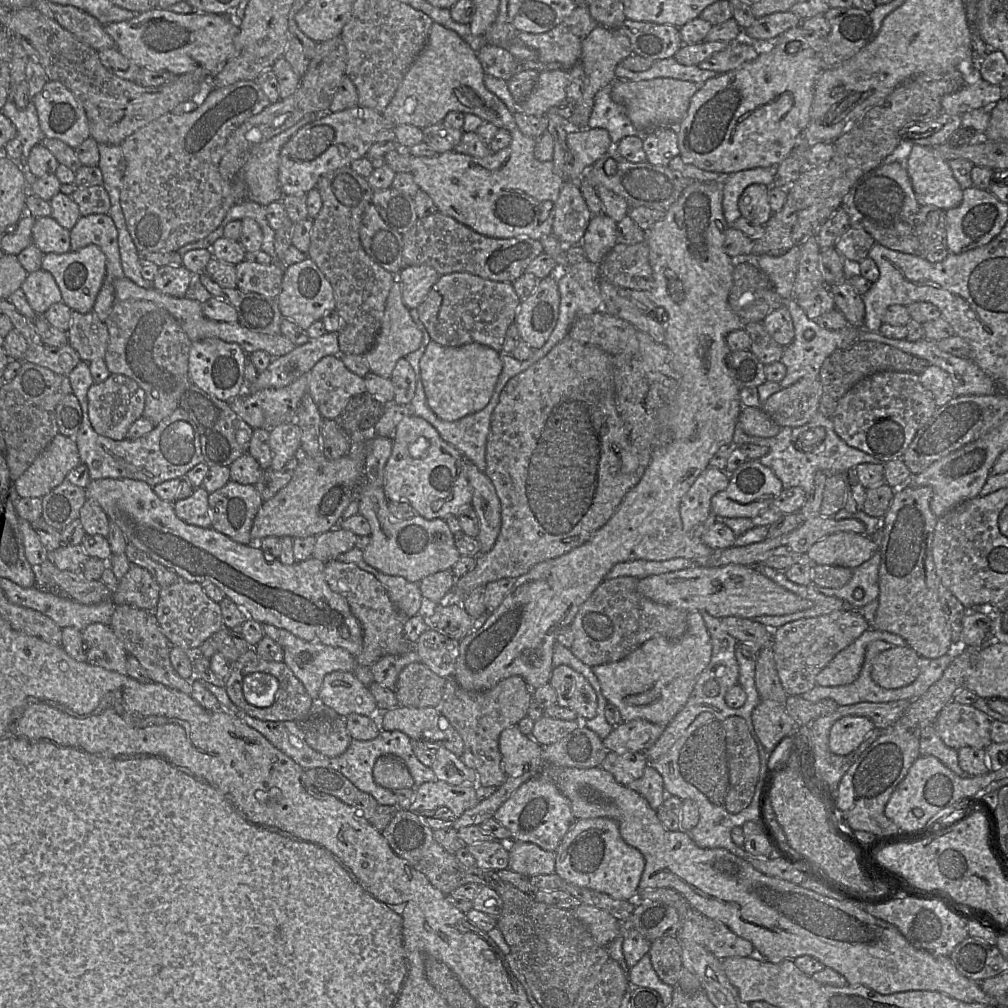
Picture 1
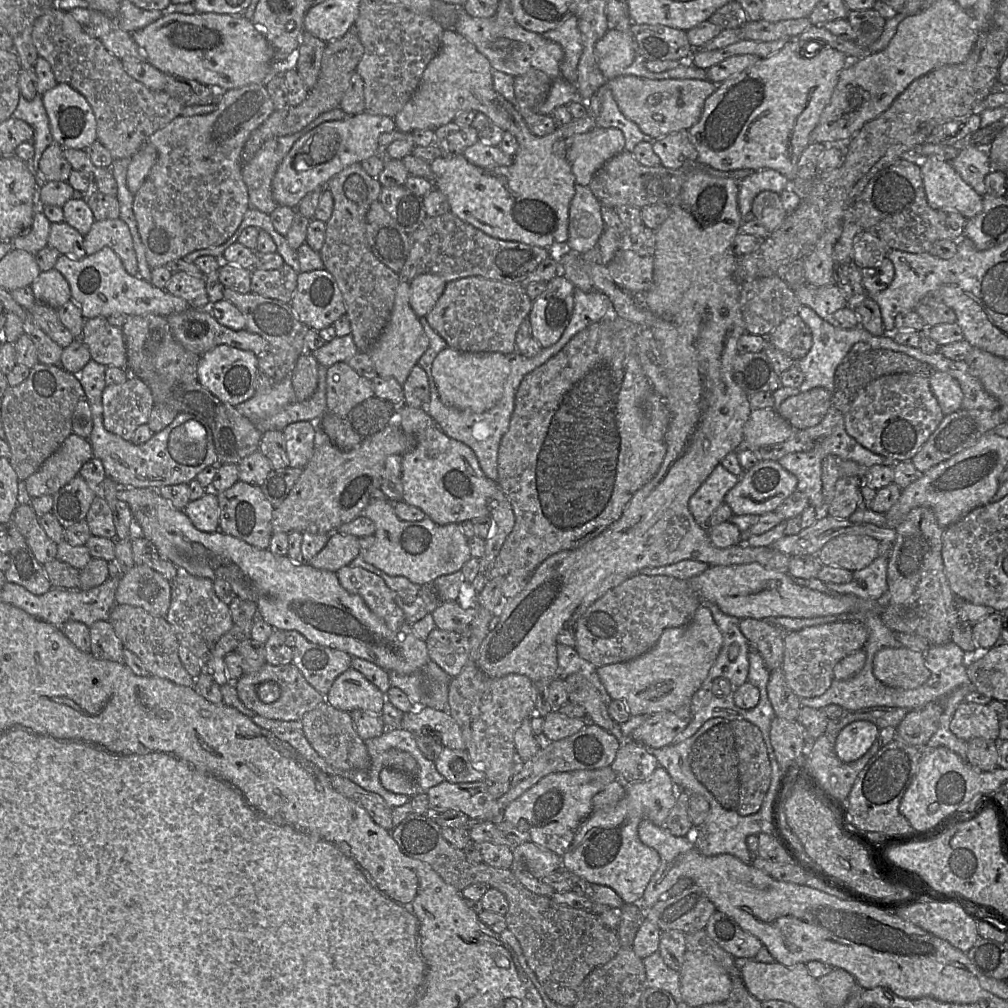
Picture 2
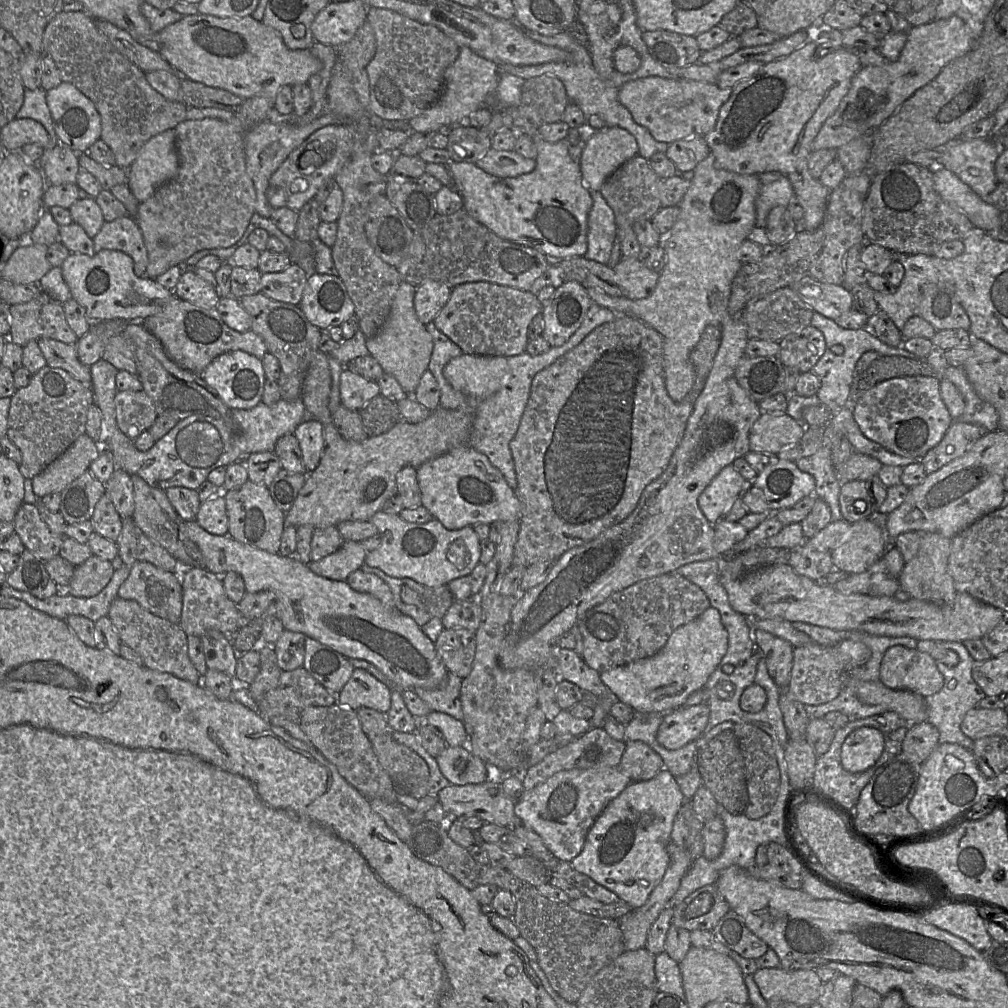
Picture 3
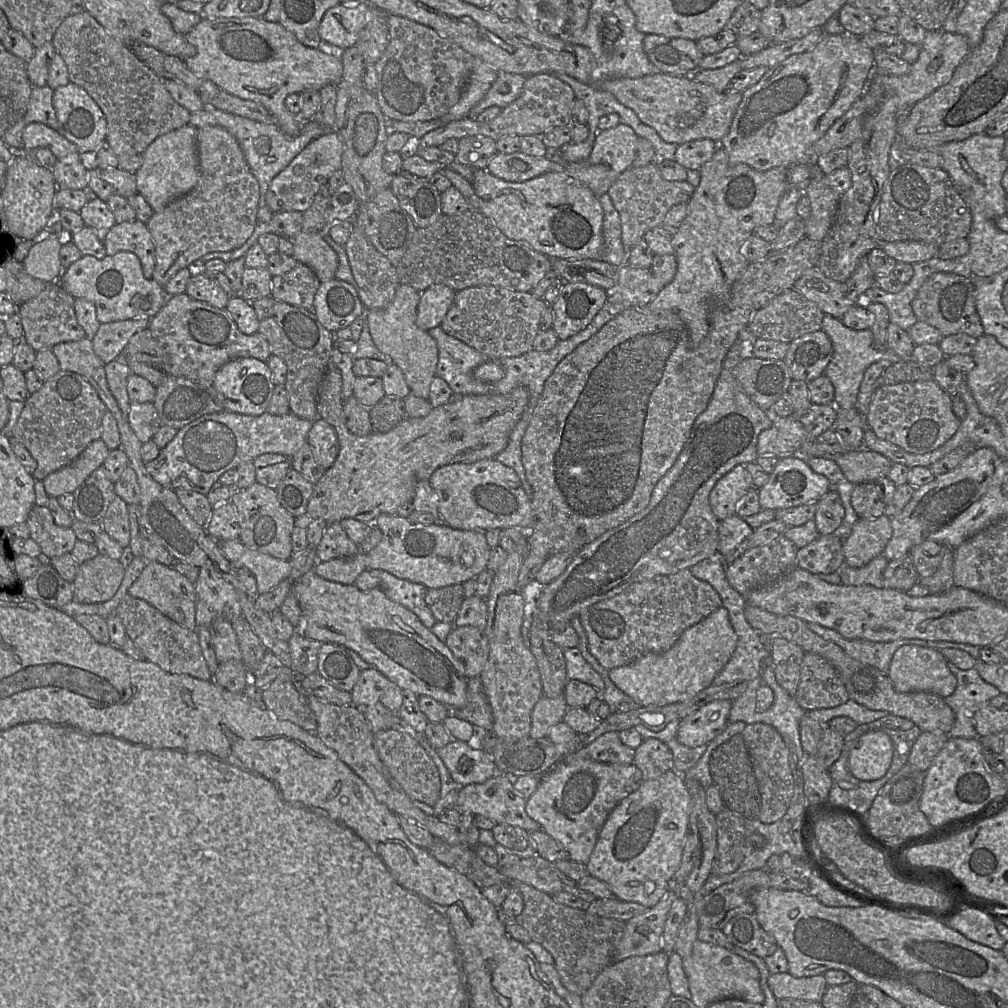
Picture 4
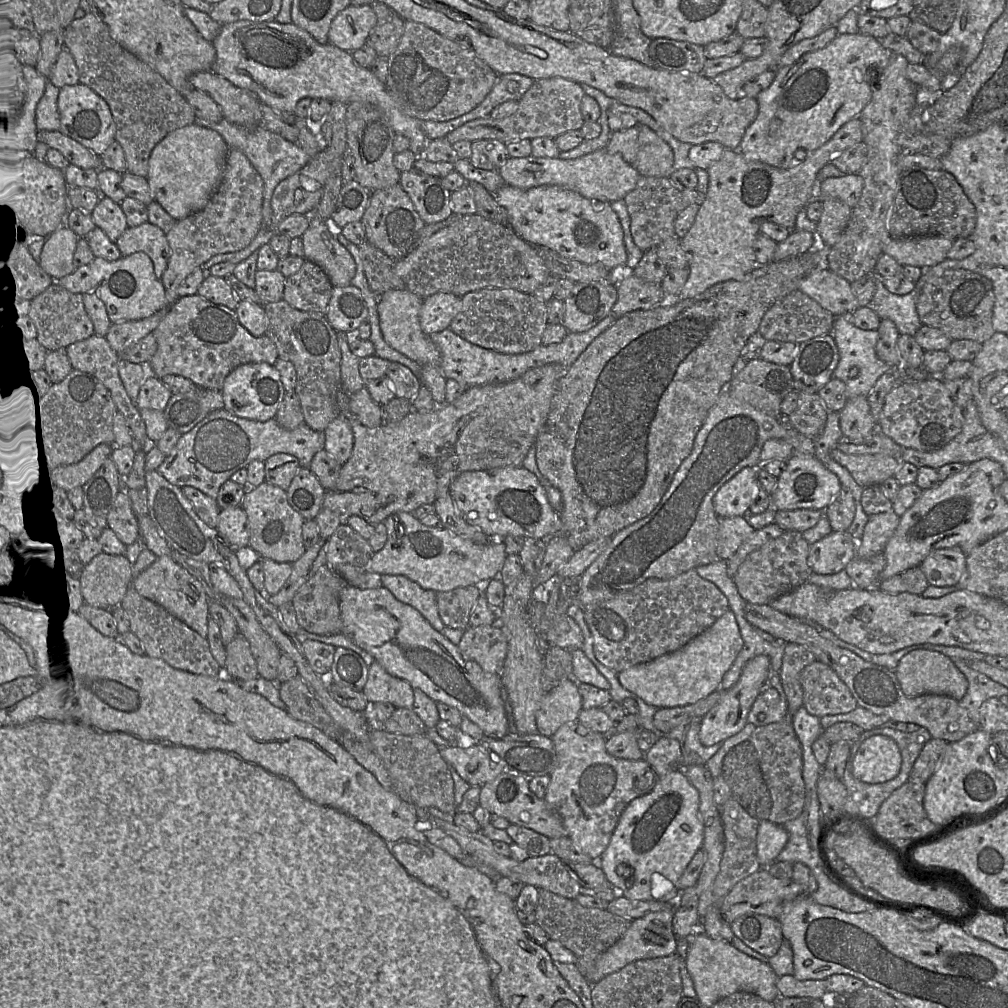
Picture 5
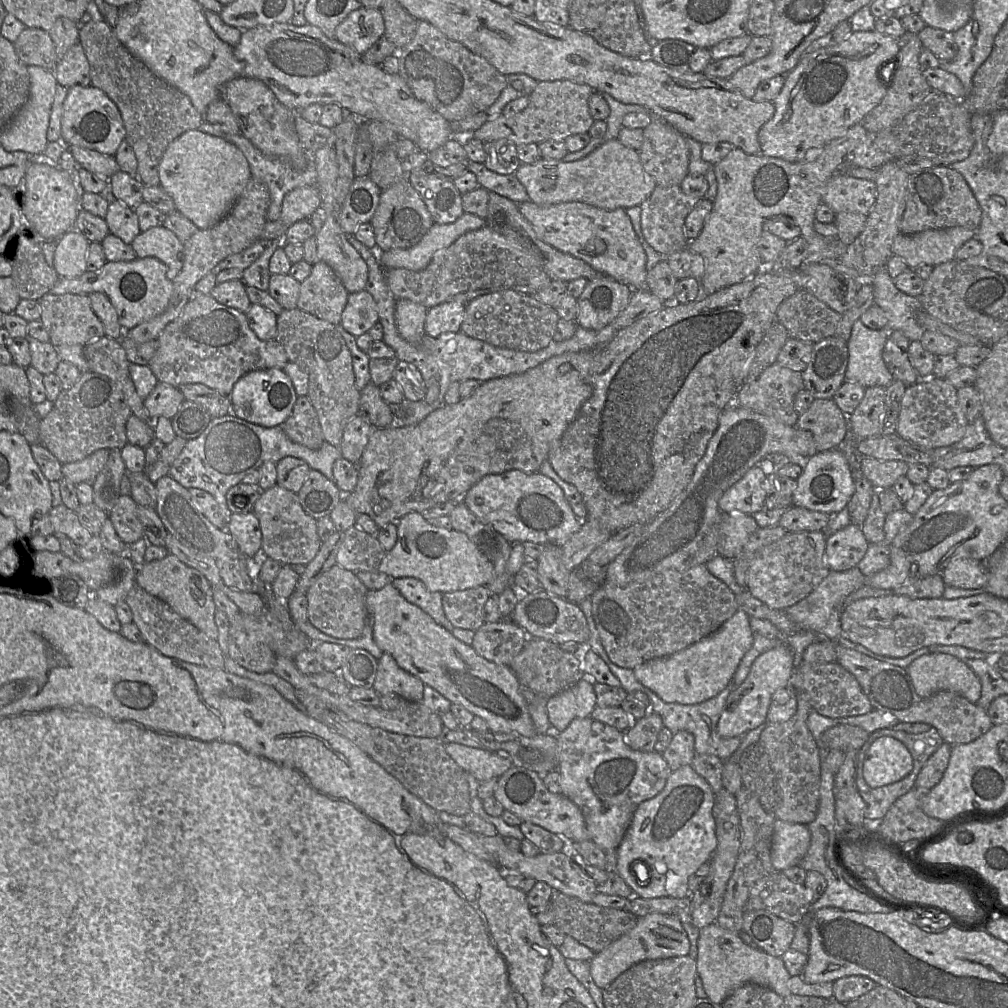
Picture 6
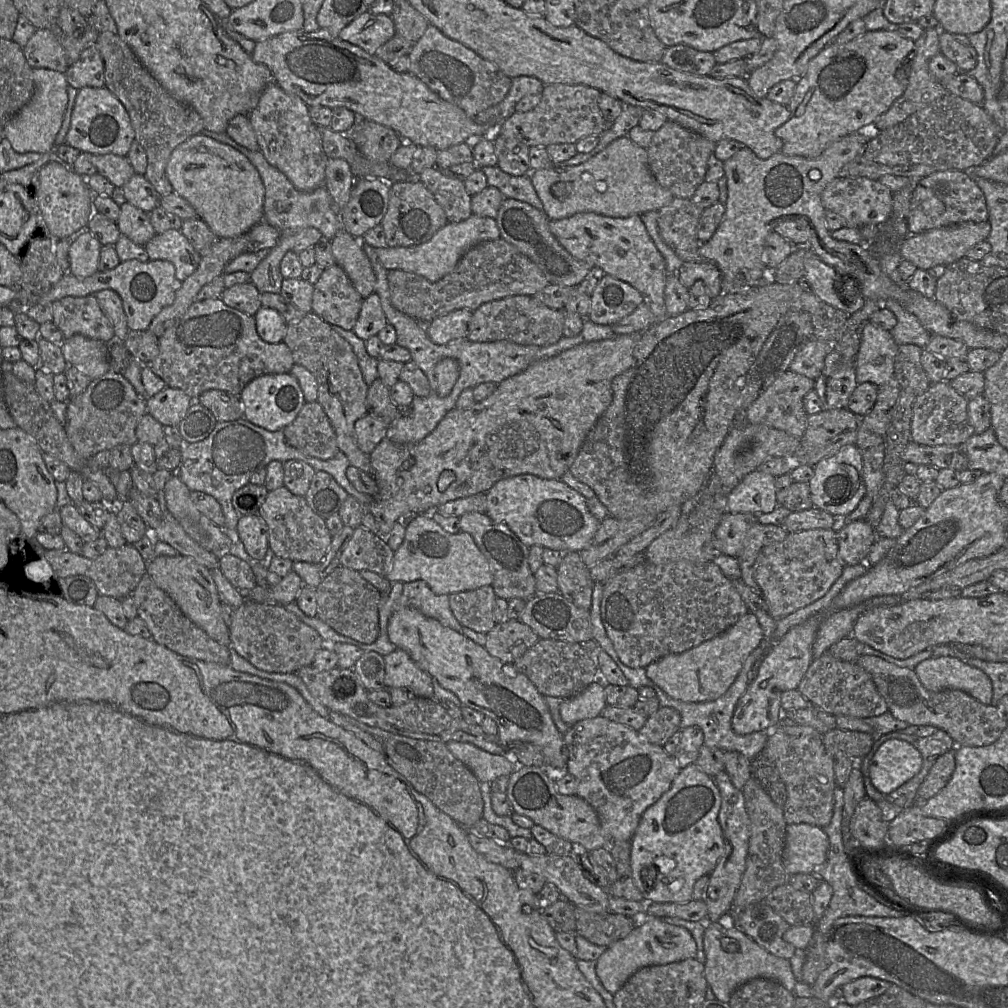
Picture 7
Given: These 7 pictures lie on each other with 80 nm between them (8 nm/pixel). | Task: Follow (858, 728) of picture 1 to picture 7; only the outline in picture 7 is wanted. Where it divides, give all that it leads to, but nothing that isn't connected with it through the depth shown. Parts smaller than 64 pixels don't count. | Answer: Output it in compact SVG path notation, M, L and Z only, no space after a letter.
M889 739L874 753L868 772L874 788L882 794L890 794L915 777L921 767L921 753L912 744Z

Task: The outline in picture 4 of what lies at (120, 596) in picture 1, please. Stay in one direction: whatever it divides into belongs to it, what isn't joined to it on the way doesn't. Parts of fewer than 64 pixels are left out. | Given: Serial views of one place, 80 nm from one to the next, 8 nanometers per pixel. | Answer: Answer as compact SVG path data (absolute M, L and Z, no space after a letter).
M147 561L141 574L128 588L127 594L145 600L161 613L189 630L196 631L198 629L195 584L173 566Z

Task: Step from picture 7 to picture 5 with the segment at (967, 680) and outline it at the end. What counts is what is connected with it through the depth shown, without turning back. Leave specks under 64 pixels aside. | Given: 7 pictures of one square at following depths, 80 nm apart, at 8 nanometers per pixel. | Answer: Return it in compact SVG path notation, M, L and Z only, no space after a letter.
M924 649L910 651L901 658L894 671L903 693L909 697L937 694L959 701L965 695L968 687L966 677L955 666L952 659L937 651Z

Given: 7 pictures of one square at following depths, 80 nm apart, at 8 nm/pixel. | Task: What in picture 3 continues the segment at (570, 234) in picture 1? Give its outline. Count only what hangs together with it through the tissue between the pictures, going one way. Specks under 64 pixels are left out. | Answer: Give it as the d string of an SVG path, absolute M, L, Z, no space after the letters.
M589 191L592 207L588 214L587 251L584 257L608 264L617 234L614 212L600 192Z

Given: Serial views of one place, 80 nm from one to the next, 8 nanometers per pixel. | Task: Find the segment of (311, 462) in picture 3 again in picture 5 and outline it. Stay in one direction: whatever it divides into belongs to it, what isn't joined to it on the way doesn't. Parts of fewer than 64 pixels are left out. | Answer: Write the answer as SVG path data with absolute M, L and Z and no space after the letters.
M339 416L323 431L324 447L330 456L341 464L345 463L352 454L354 432L349 419Z

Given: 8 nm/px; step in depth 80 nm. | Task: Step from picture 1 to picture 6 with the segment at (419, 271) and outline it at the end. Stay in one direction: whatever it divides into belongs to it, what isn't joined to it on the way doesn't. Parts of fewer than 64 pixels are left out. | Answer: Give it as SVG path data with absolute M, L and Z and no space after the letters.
M453 301L429 308L425 319L425 334L436 338L444 333L460 332L465 306L464 303Z

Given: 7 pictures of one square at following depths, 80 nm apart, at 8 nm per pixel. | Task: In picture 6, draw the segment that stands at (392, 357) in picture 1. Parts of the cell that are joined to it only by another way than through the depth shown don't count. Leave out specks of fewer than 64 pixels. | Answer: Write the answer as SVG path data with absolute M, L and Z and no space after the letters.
M406 299L395 303L395 322L399 334L409 343L418 344L425 334L427 308Z

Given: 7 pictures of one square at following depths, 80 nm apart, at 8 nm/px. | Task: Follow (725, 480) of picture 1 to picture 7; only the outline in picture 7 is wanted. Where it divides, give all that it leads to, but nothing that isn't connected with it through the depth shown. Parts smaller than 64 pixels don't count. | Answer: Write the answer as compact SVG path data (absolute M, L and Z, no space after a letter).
M758 469L748 473L727 494L726 511L768 513L778 507L775 477Z

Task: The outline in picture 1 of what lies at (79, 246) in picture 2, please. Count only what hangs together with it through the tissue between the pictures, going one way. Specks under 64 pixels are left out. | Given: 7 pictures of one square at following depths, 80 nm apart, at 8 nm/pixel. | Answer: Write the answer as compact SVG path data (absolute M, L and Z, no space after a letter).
M51 216L34 218L32 243L43 253L63 254L72 250L70 230L62 227Z

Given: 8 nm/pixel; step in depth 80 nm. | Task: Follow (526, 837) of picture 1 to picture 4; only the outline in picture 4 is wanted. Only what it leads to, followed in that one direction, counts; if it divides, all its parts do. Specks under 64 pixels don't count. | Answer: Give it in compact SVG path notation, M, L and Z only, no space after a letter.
M591 759L560 761L543 777L536 791L526 802L526 813L540 824L542 830L561 844L569 853L570 860L586 863L592 854L601 828L612 810L636 791L643 783L641 771L632 763L626 765L605 764Z

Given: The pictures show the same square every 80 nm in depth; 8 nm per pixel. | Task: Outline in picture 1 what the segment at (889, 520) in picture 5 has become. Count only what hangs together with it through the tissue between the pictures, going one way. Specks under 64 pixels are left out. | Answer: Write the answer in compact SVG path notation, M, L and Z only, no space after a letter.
M838 532L816 542L807 552L812 564L854 569L877 551L876 542L867 535Z

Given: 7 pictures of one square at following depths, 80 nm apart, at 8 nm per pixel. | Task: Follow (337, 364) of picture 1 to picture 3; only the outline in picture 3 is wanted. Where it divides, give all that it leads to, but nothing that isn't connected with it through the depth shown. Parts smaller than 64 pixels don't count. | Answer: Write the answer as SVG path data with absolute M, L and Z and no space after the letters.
M346 366L340 375L339 392L341 404L353 411L358 411L369 400L380 395L377 381L355 374Z

